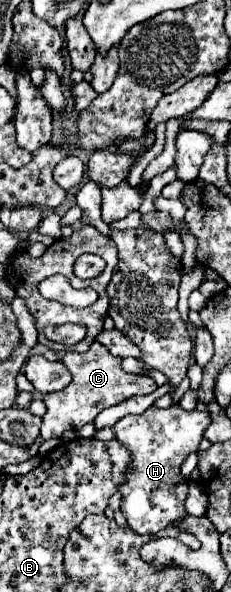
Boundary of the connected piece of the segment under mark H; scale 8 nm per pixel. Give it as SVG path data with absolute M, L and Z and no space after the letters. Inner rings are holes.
M170 405L168 409L150 407L142 415L122 417L112 425L116 439L122 447L128 449L132 461L124 475L124 483L118 485L122 493L120 511L126 515L128 527L140 535L156 535L160 529L174 525L176 519L186 515L184 499L188 493L186 481L180 477L182 461L198 451L200 439L204 437L206 427L210 425L210 415L206 411L184 411L180 405ZM184 487L184 495L176 495L176 489Z

